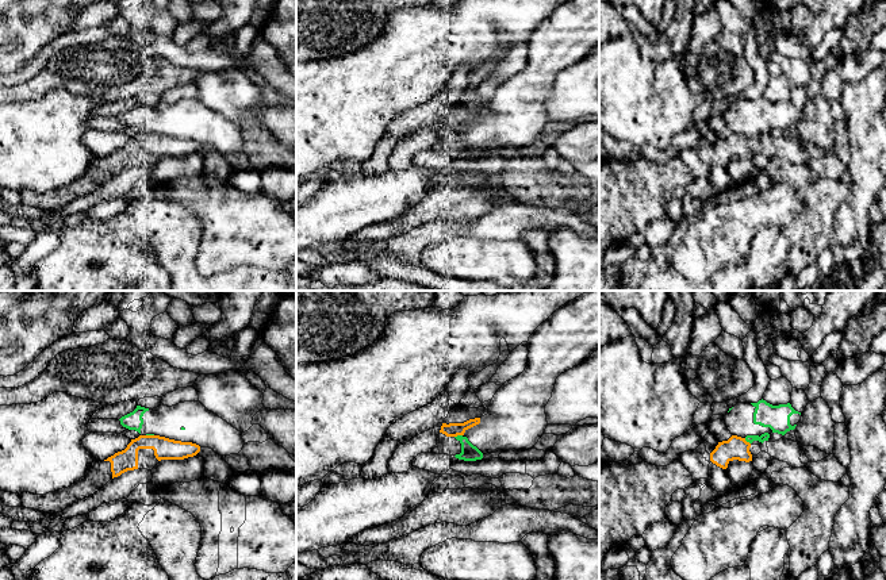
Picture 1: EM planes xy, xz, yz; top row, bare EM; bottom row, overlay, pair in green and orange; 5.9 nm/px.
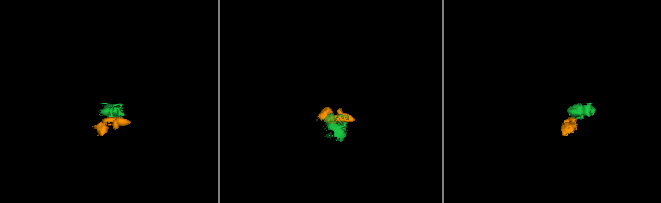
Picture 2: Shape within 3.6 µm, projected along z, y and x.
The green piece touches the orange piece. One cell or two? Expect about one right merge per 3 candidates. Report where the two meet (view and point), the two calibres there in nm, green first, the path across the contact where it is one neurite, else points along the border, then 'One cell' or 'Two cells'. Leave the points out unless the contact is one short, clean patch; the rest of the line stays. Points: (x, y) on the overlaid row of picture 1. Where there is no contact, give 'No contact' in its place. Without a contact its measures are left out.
Touches green at xz (457, 436). Thickness 100 nm (green) against 80 nm. Two cells

